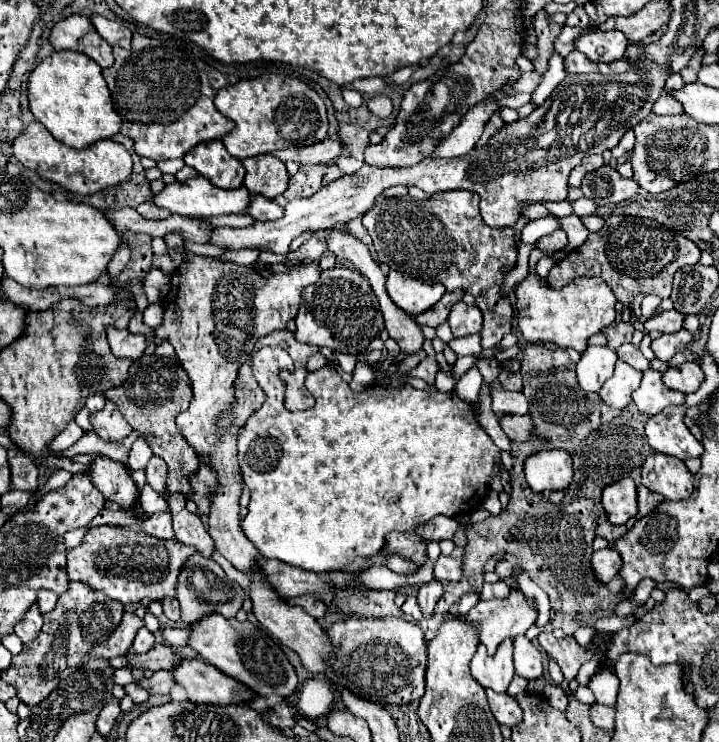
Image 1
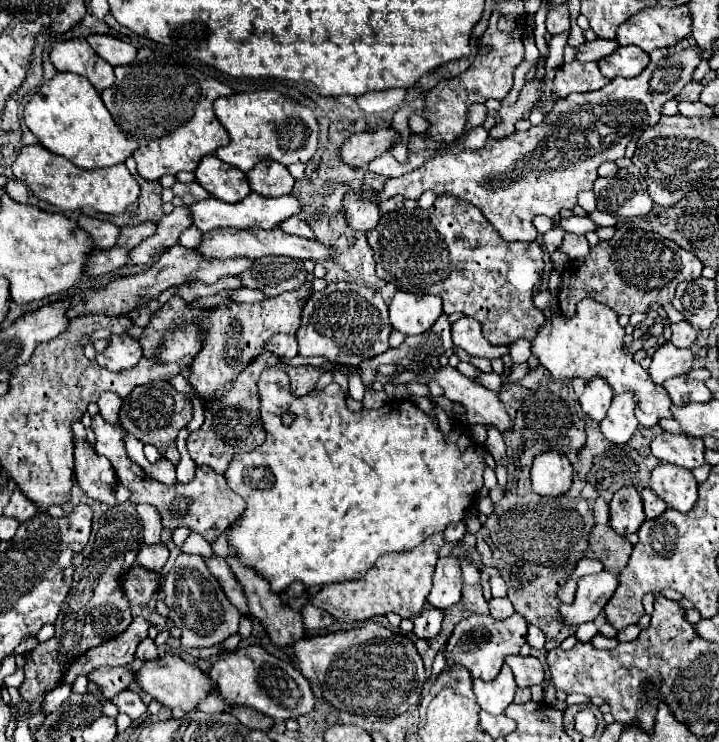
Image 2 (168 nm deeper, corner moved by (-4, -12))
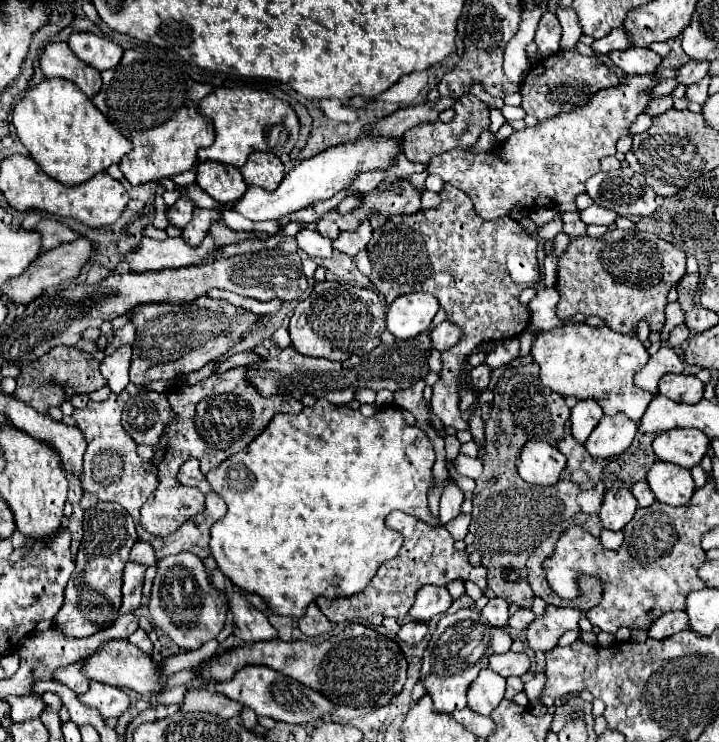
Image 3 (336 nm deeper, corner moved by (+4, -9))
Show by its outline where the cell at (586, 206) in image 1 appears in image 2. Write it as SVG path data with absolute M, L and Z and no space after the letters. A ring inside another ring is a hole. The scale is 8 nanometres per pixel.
M594 210L592 214L588 214L598 226L616 226L616 216L612 216L612 214L606 214L606 212L598 212L598 210Z

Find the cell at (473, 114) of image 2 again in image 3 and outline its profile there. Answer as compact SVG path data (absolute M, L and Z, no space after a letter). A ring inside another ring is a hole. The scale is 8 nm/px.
M472 93L466 97L460 97L454 101L454 119L450 123L442 123L442 121L434 121L434 123L420 123L414 129L410 129L408 133L404 133L402 137L402 153L412 161L412 163L428 163L432 155L440 155L446 153L450 149L456 147L470 147L478 141L480 133L484 129L488 129L490 119L488 119L488 105L482 103L478 97L474 97Z

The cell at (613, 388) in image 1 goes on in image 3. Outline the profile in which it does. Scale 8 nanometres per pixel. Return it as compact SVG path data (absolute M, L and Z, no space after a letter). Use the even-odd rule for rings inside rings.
M616 413L614 417L604 415L594 433L590 433L590 437L586 439L586 449L600 461L612 459L630 447L636 431L636 423L630 421L630 417L626 417L624 413Z

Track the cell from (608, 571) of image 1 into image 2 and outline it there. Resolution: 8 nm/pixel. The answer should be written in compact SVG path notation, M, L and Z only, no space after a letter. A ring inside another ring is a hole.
M606 570L592 576L582 576L578 582L574 604L558 606L558 616L562 618L562 624L578 626L582 622L594 620L602 612L610 596L614 594L616 586L618 586L618 578Z

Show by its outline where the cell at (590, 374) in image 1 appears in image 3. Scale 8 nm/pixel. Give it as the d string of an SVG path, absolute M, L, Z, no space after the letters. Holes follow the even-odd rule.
M590 399L578 401L570 415L572 435L584 443L588 439L588 435L592 433L592 429L598 425L600 417L602 417L602 407L596 401L590 401Z

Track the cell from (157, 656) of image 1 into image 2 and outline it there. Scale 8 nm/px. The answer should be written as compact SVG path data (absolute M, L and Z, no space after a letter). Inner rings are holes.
M102 666L102 668L96 668L94 672L90 672L88 680L94 682L98 686L100 694L110 700L114 694L128 688L128 684L132 682L132 676L134 676L134 672L130 668L106 668L106 666Z

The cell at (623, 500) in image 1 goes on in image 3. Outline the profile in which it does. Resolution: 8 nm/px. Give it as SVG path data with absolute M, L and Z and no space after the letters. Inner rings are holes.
M608 489L604 495L600 521L604 529L622 531L636 513L636 509L638 509L636 499L628 489Z

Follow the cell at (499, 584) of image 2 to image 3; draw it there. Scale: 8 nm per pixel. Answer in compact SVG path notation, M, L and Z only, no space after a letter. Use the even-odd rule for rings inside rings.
M392 511L386 521L390 527L402 531L402 535L404 535L404 545L402 545L400 553L394 559L390 559L378 567L376 575L372 577L370 585L366 585L364 591L360 591L352 597L336 597L336 599L318 597L316 605L322 609L322 613L330 621L334 621L334 623L360 621L360 619L370 619L374 613L402 621L402 619L406 619L406 615L414 603L416 591L428 583L446 585L454 579L462 579L462 581L474 581L482 591L486 591L486 587L488 587L486 569L482 565L470 567L468 553L454 549L454 539L444 527L430 527L430 525L422 523L420 519L414 519L412 515L406 515L402 511Z

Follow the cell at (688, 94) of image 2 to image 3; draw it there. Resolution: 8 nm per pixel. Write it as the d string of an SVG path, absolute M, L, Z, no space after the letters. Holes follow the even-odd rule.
M668 93L668 95L664 95L664 97L654 97L650 103L648 103L648 107L646 107L646 113L650 113L650 115L660 115L660 113L664 113L664 111L668 111L670 107L674 105L674 99L672 99L672 95Z

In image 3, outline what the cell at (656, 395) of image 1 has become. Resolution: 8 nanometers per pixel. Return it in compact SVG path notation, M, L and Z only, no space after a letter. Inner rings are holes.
M568 323L540 333L530 353L540 365L540 379L548 389L564 397L576 395L578 399L596 399L606 415L626 413L638 423L648 403L654 399L652 393L634 383L636 371L648 361L648 351L636 329L634 333L614 333L606 325L592 327L588 323Z

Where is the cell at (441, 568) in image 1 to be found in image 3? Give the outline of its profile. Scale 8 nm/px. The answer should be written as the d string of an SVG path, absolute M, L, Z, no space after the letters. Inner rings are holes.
M424 585L418 591L418 597L410 609L410 619L428 623L434 615L442 615L450 605L452 605L452 597L446 587Z

